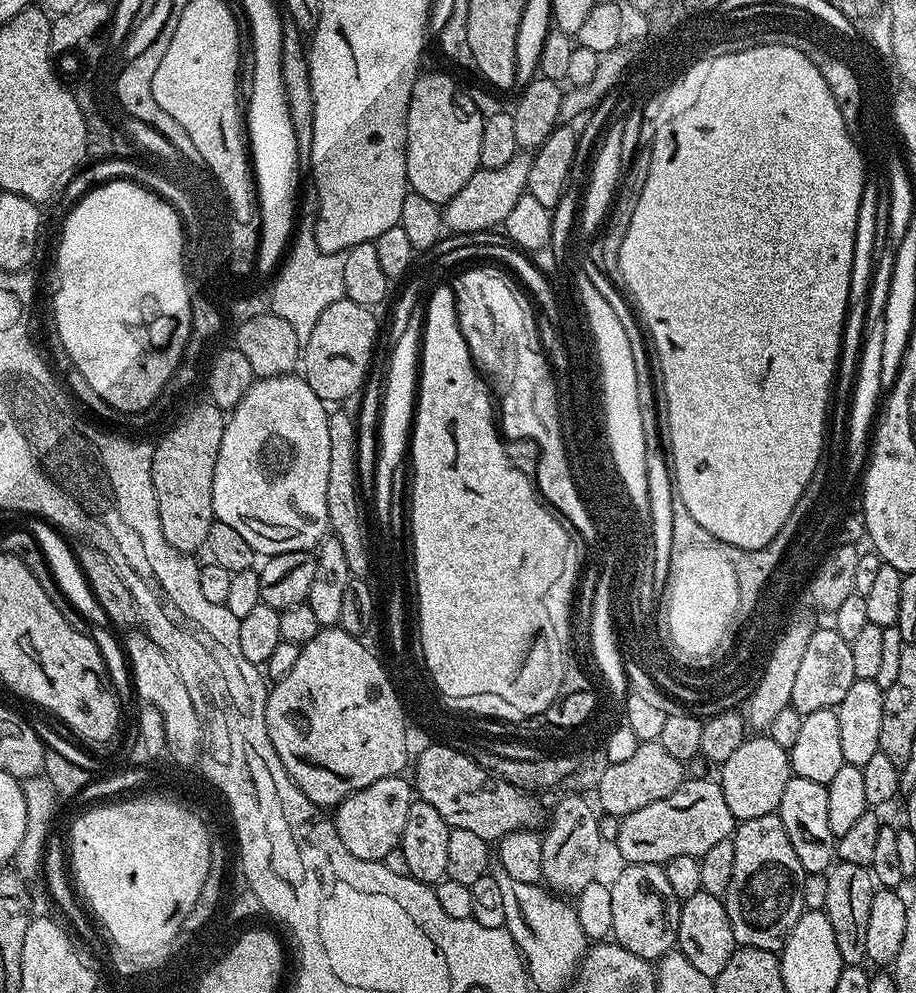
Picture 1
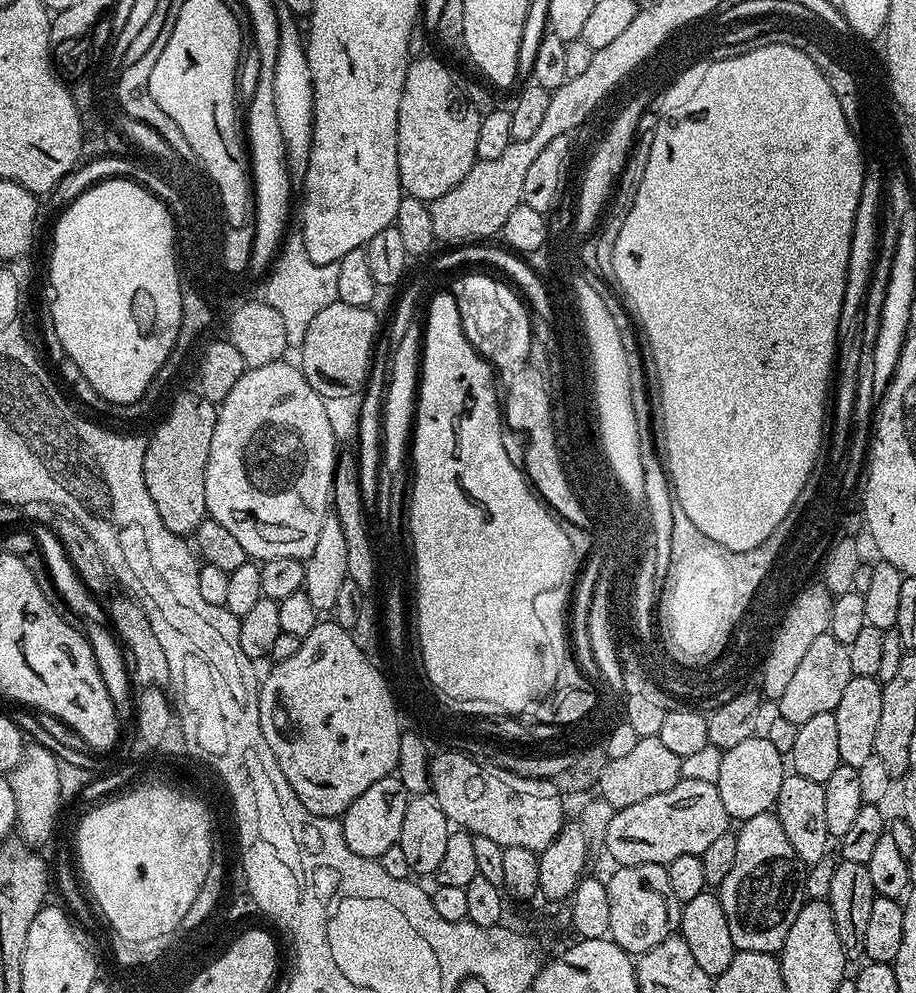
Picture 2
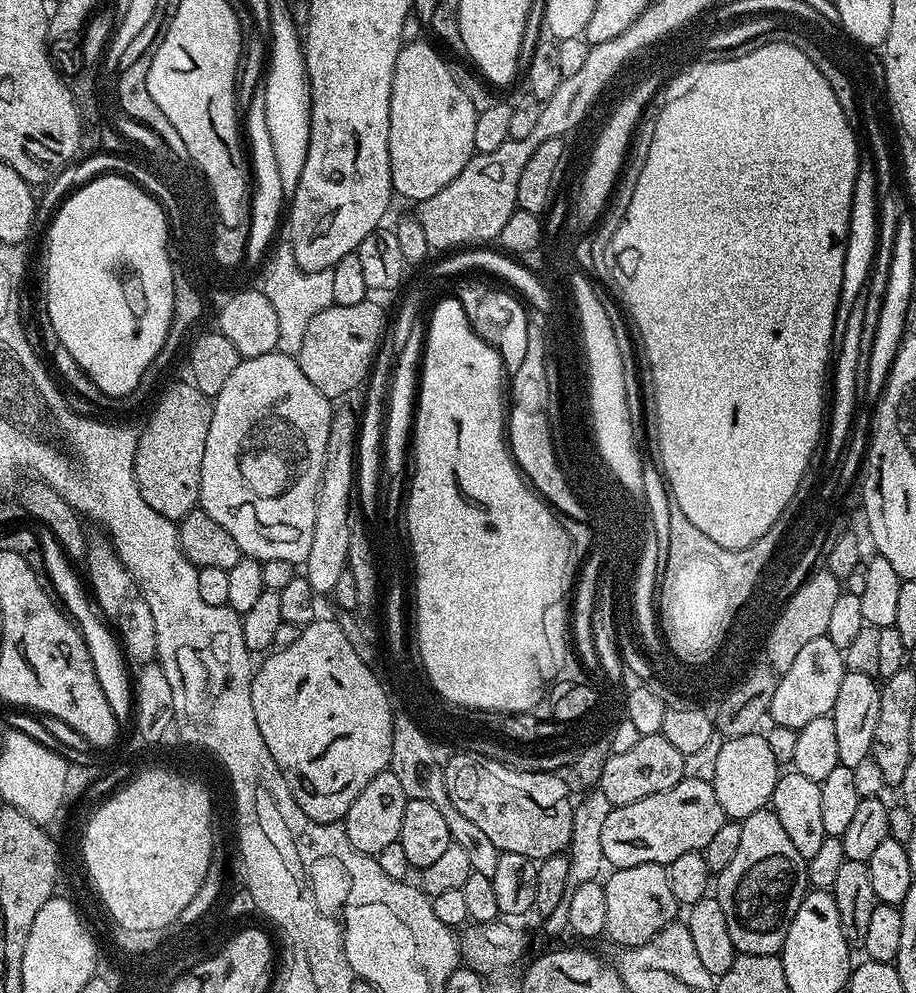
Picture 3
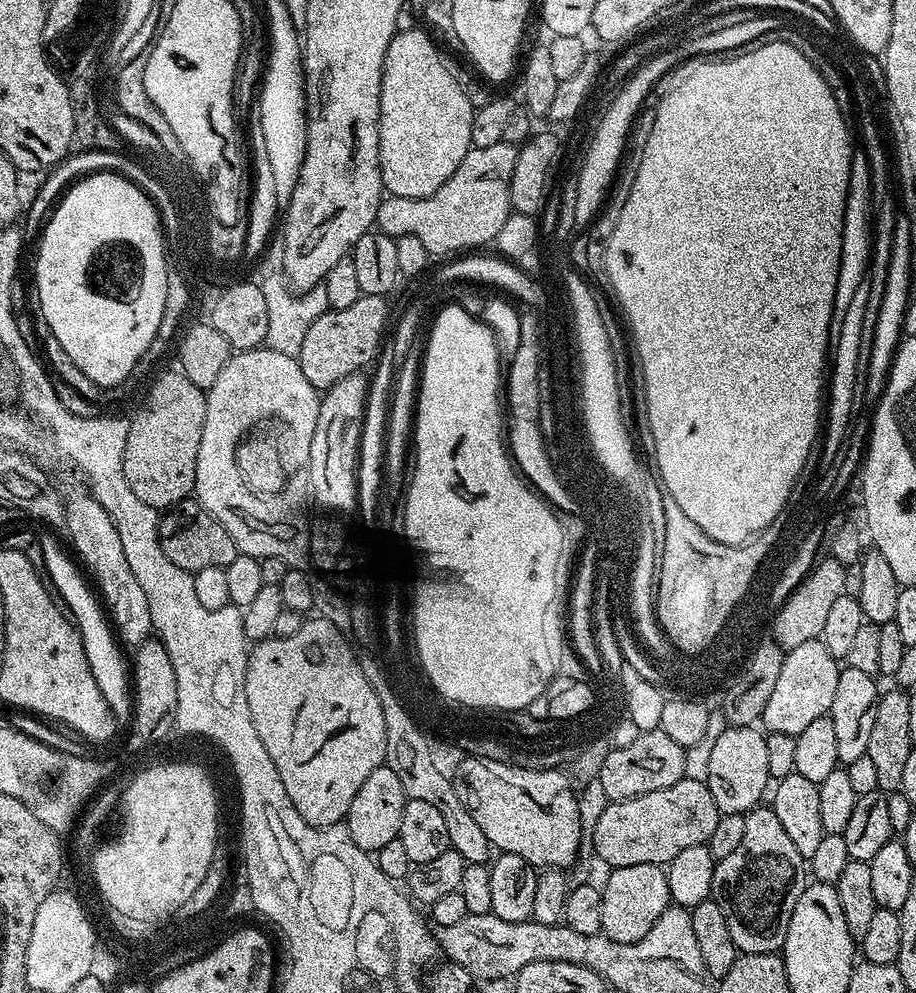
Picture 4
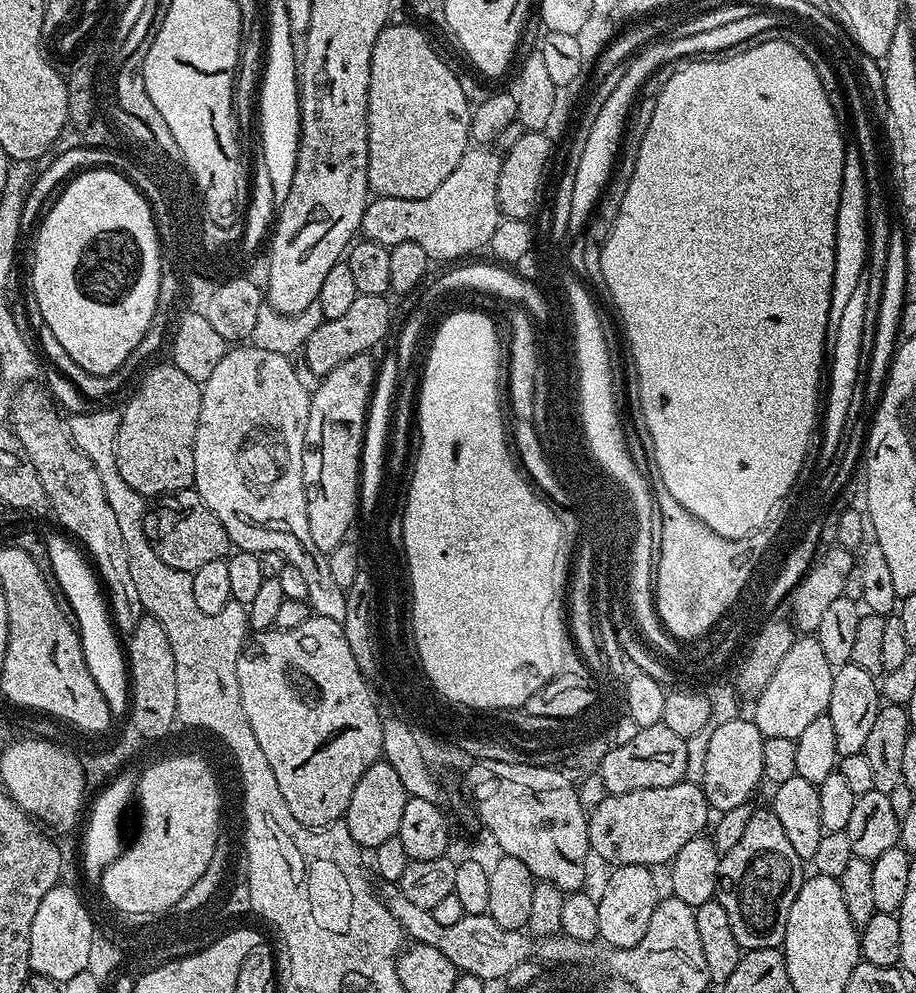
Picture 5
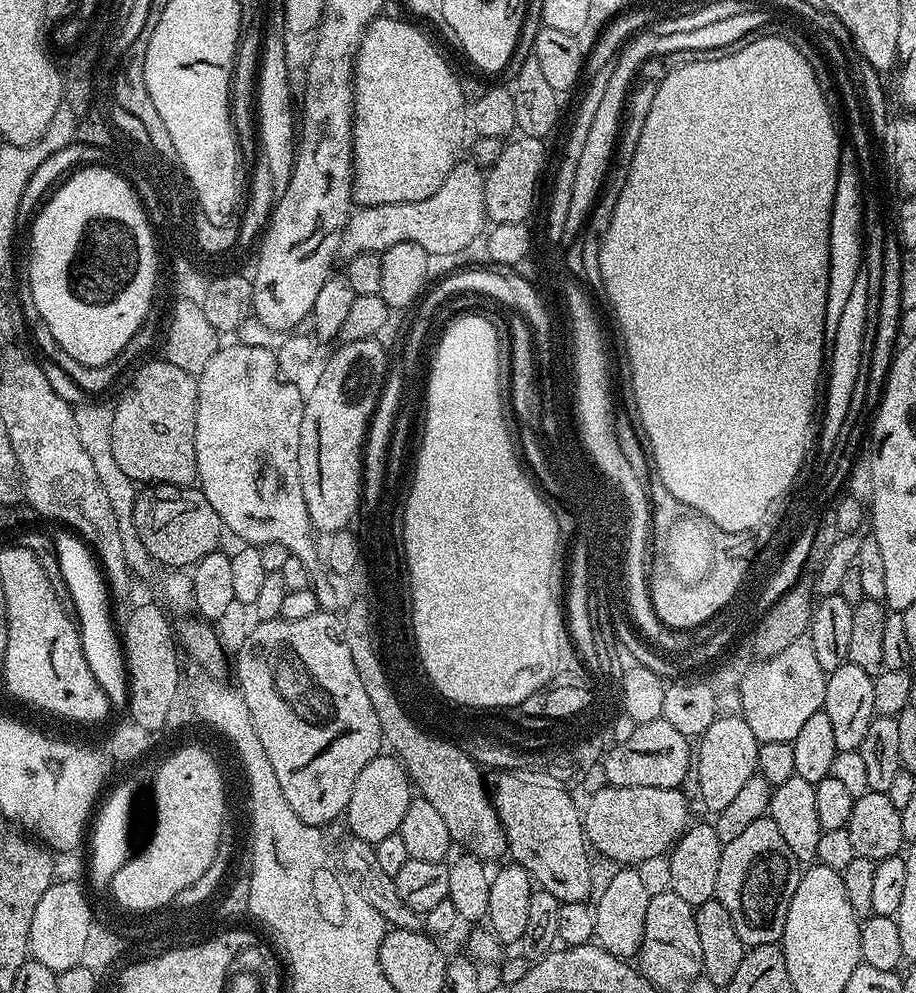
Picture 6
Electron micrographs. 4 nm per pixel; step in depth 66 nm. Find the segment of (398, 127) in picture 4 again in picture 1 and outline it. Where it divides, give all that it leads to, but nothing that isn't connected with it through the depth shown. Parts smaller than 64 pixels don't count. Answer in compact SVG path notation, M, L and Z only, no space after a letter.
M426 72L417 79L408 107L406 174L411 191L443 206L480 168L484 117L468 94L456 96L456 84L446 73Z

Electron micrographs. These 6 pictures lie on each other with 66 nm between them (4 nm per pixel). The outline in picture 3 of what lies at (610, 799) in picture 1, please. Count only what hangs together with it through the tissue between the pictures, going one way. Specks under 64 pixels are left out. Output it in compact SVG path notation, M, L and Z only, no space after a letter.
M662 735L641 736L630 750L614 753L605 758L598 781L598 790L610 798L615 806L638 802L638 798L650 798L650 794L662 794L662 790L670 790L685 779L684 764L686 758L675 746L670 746Z

